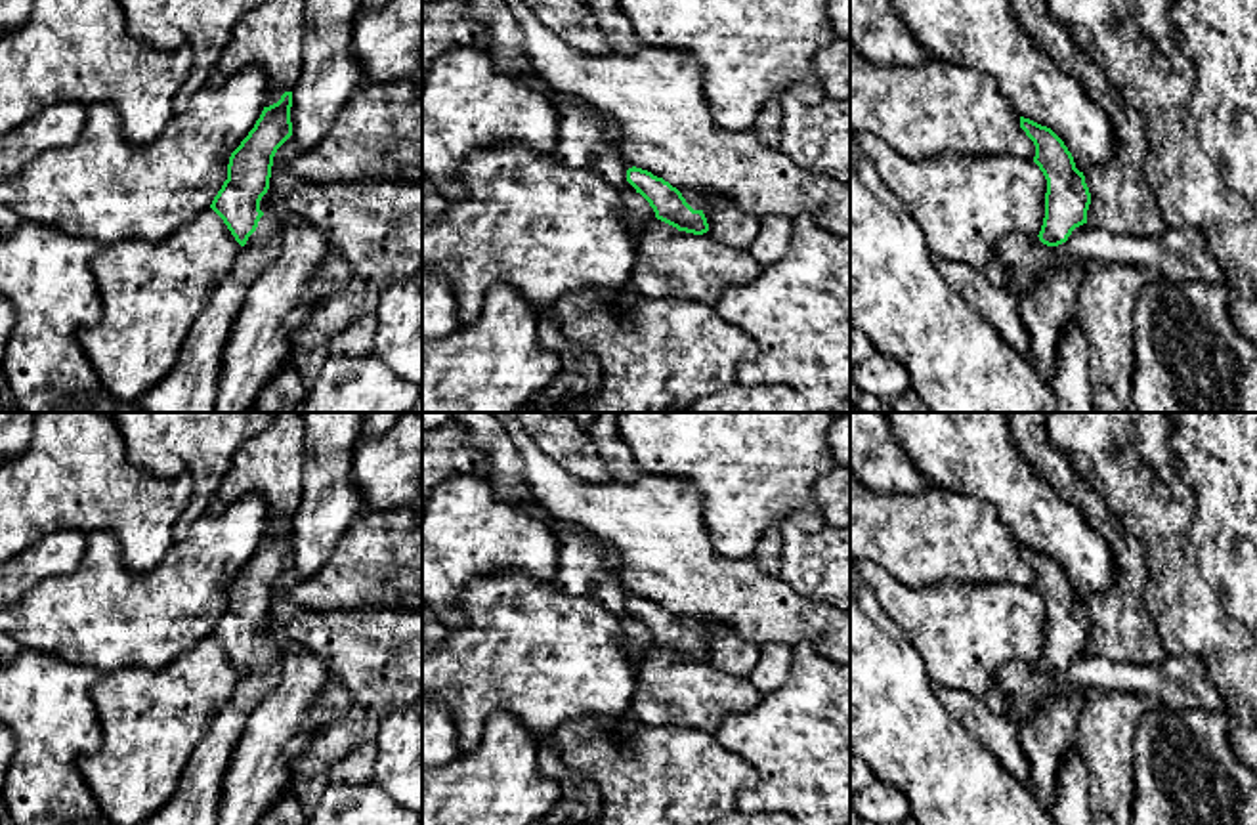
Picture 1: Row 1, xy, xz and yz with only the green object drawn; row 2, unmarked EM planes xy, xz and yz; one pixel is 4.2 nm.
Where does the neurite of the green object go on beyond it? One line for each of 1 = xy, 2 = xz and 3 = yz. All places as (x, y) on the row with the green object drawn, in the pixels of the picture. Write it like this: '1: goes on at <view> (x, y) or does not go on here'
1: goes on at xy (191, 386)
2: goes on at xz (694, 199)
3: does not go on here

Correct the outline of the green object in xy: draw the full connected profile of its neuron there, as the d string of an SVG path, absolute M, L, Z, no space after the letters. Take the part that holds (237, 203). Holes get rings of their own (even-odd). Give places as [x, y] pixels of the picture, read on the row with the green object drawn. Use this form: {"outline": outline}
{"outline": "M285 92L277 103L264 107L254 128L229 157L227 180L214 197L210 208L224 220L243 250L227 277L212 294L208 306L197 317L170 374L136 401L141 412L214 412L216 409L222 355L233 323L243 307L248 288L281 252L283 220L264 214L260 210L260 201L269 189L273 157L292 136L290 107L292 92Z"}

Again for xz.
{"outline": "M636 166L627 170L627 181L650 202L657 220L693 235L709 231L703 214L709 204L701 193L693 189L678 191L663 178Z"}

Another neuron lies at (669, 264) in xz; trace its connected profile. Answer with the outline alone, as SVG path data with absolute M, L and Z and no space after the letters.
M655 220L636 241L628 286L646 298L680 298L714 306L737 285L762 273L749 254L724 246L707 233L693 235Z

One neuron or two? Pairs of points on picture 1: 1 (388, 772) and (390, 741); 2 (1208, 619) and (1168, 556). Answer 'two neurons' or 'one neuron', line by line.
1: one neuron
2: one neuron

